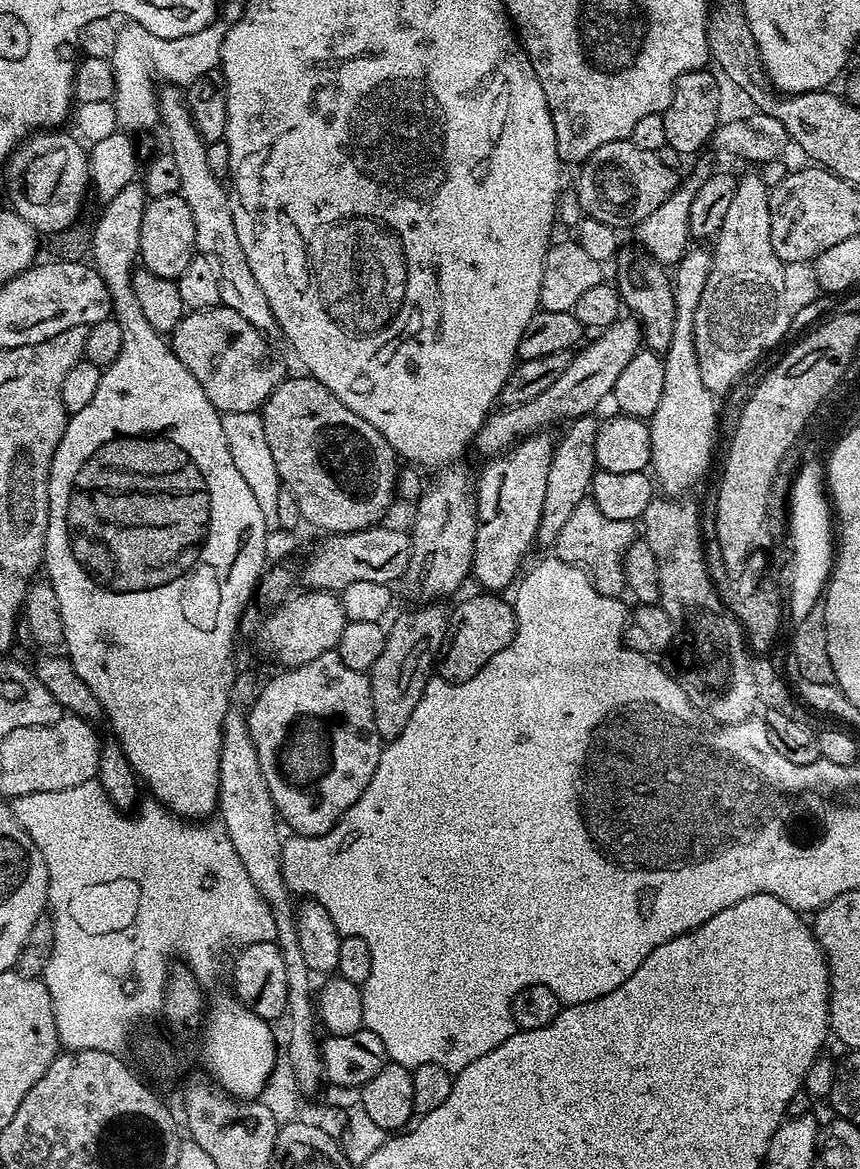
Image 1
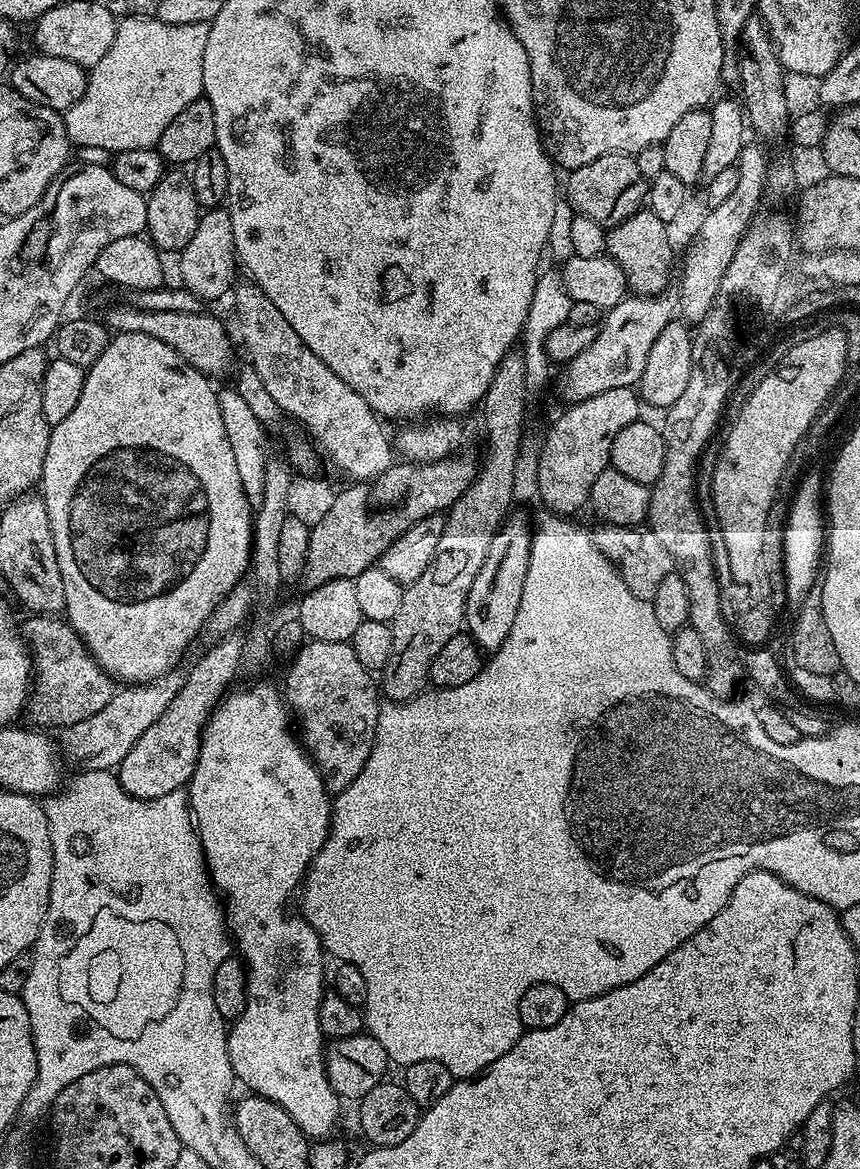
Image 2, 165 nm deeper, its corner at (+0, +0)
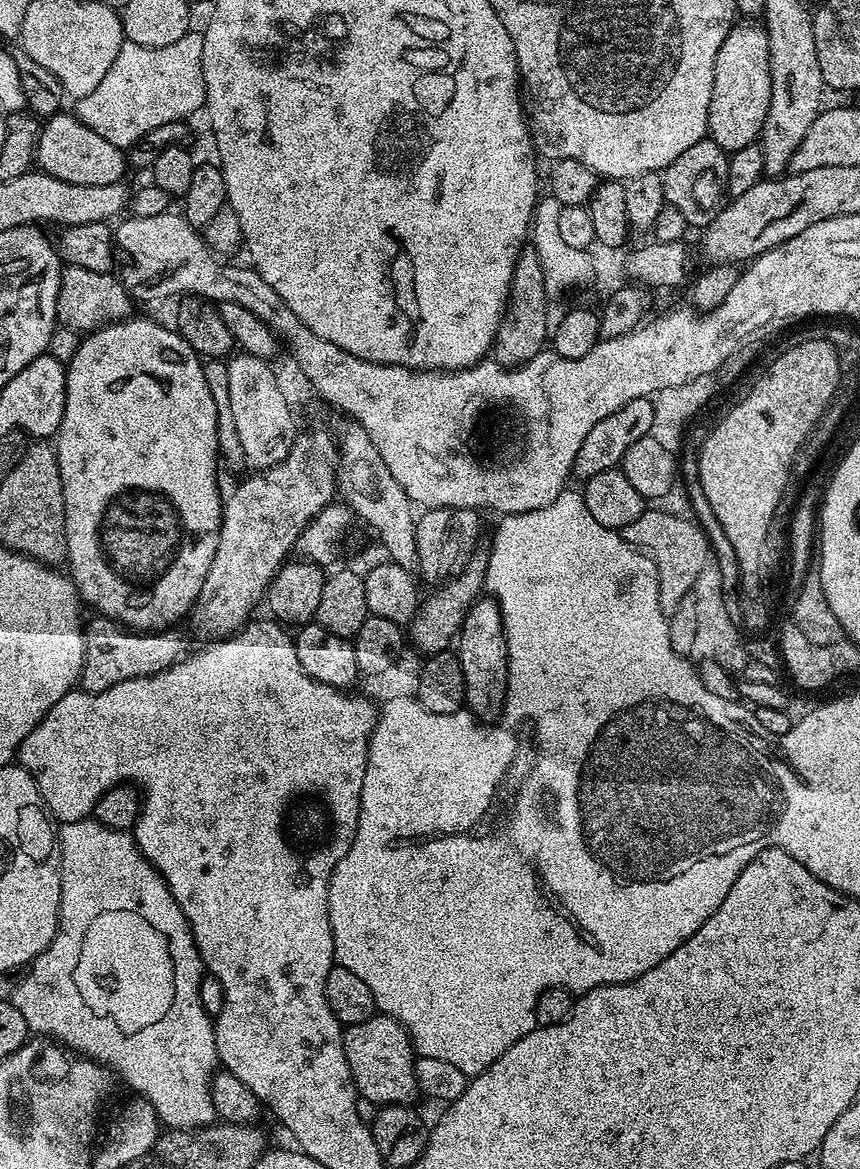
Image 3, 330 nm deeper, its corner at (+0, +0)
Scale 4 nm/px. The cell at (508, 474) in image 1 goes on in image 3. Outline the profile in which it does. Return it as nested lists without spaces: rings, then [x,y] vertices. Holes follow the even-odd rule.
[[[491,598],[477,599],[464,613],[458,643],[454,651],[460,659],[464,679],[464,703],[481,722],[496,722],[504,711],[504,699],[508,693],[508,647],[500,605]]]

